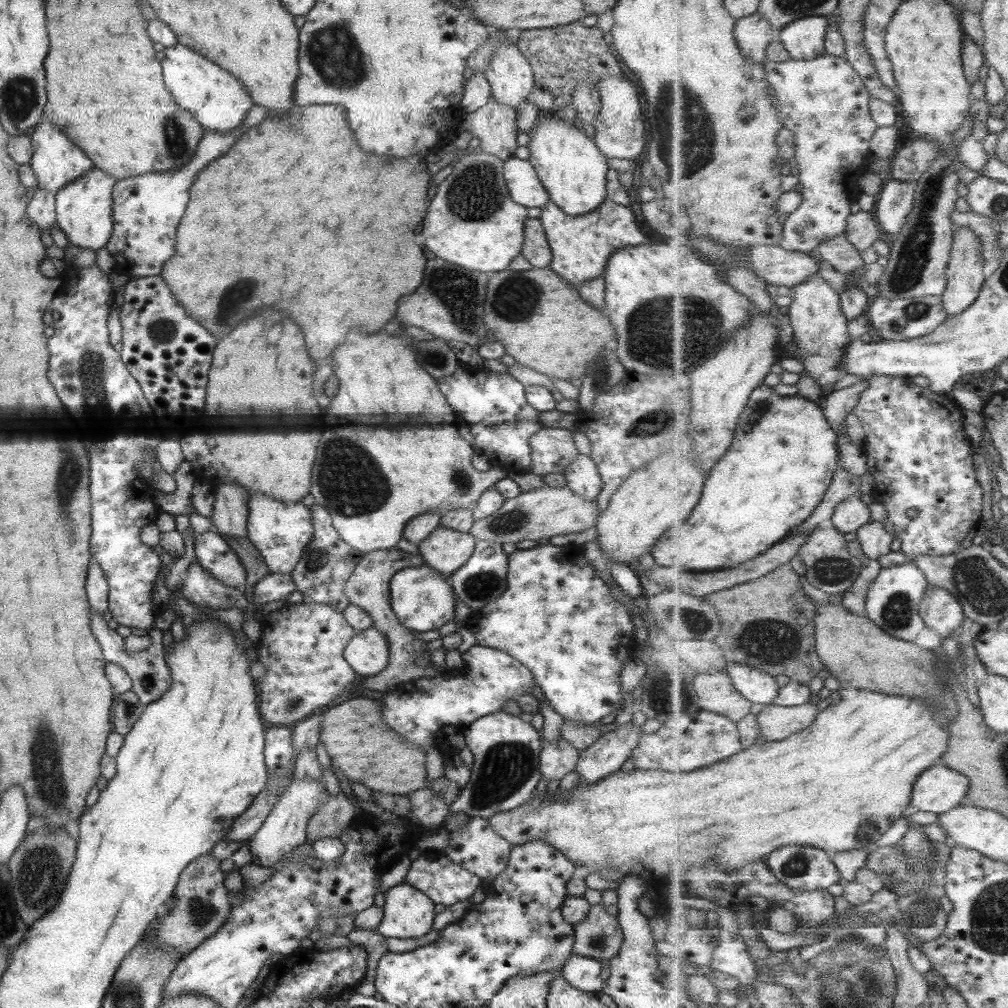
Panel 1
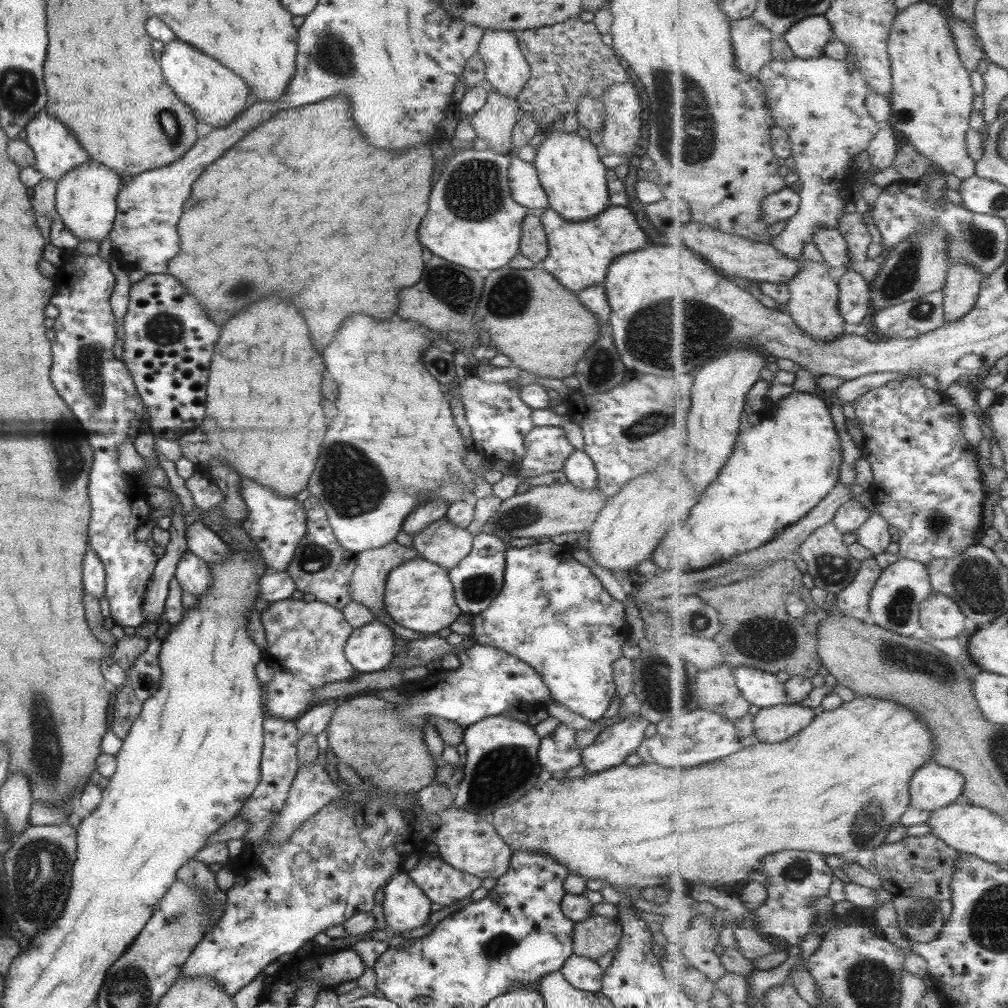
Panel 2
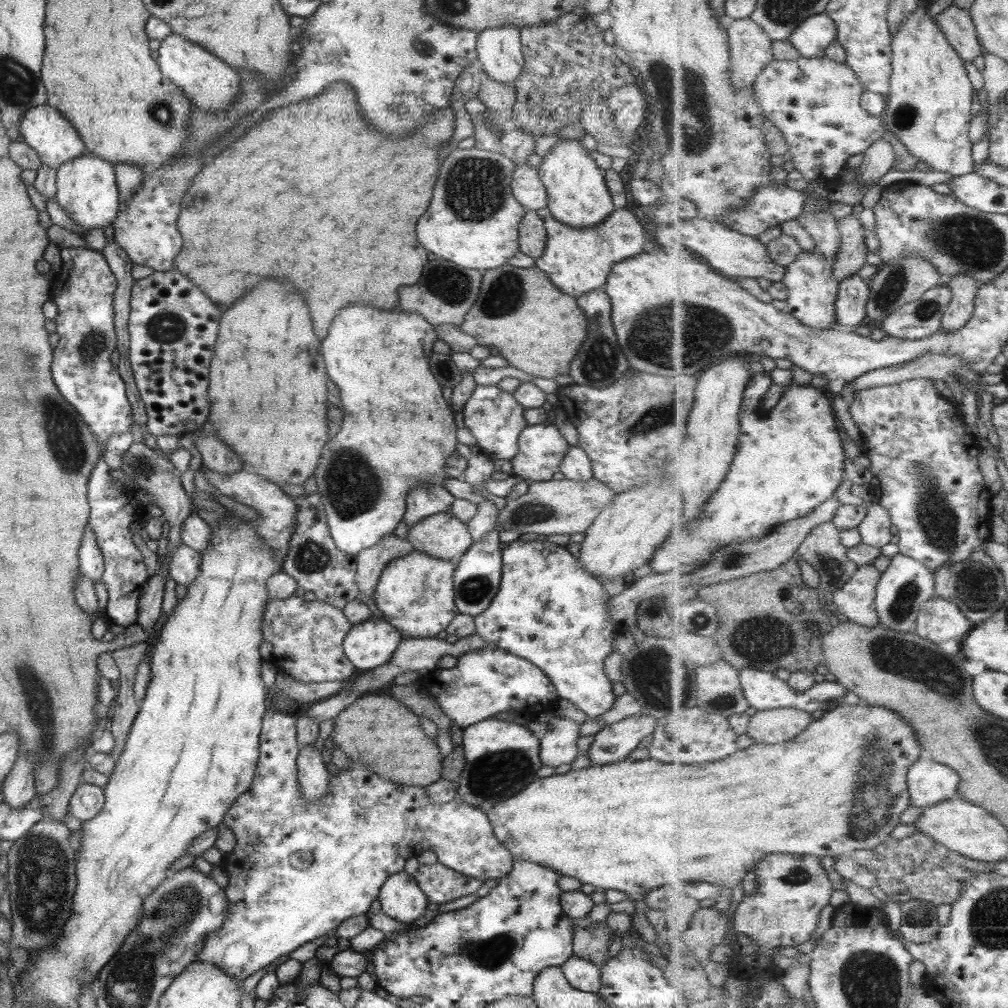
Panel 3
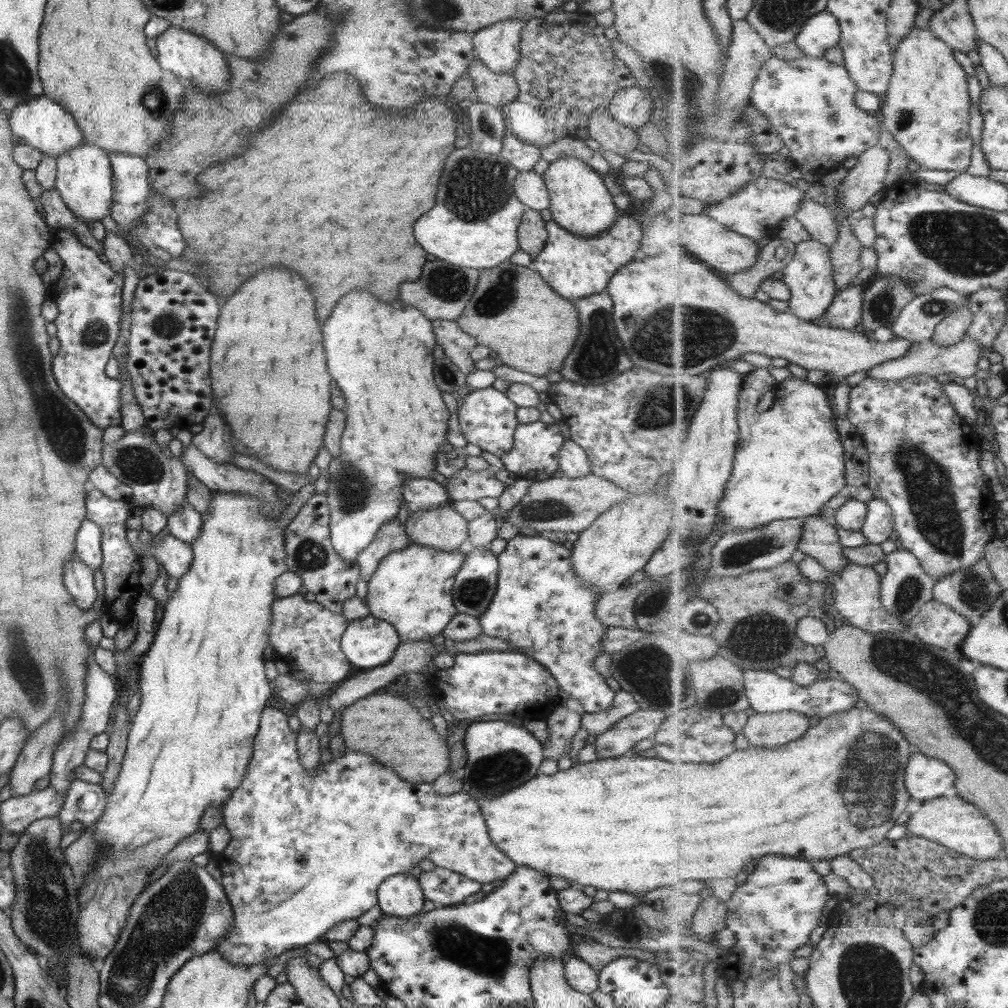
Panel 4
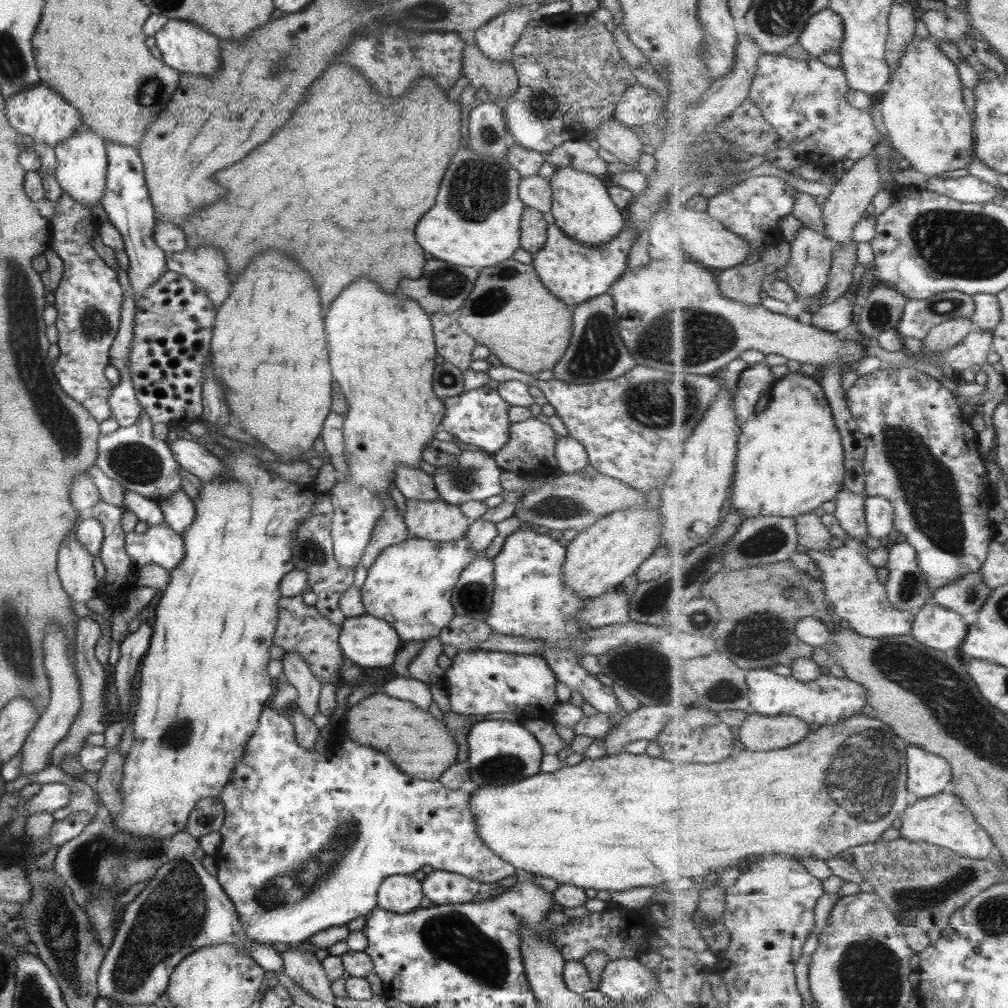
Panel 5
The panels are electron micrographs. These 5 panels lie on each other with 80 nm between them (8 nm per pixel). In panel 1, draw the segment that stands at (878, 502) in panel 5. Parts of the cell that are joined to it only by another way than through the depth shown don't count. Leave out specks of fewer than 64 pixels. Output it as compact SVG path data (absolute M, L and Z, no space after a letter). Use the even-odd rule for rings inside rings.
M873 520L861 526L857 532L857 539L862 544L865 557L871 560L878 560L880 556L891 552L894 536L883 528L883 522Z

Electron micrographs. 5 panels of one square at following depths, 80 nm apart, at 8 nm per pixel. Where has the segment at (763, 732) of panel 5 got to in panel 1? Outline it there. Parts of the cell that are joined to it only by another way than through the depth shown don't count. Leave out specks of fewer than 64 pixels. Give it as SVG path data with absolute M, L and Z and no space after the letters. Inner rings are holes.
M810 702L799 706L764 705L758 713L761 735L766 741L783 741L809 728L819 713Z

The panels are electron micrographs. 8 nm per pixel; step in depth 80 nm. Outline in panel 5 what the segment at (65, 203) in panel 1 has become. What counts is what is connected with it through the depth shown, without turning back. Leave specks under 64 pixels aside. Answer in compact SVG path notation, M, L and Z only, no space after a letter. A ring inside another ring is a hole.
M81 125L79 128L75 128L75 136L71 134L71 138L63 140L53 149L56 156L56 166L53 174L59 183L60 189L74 201L85 205L91 212L91 207L100 203L105 174L107 174L104 142L101 142L101 138L97 134L93 134L91 130L87 130Z

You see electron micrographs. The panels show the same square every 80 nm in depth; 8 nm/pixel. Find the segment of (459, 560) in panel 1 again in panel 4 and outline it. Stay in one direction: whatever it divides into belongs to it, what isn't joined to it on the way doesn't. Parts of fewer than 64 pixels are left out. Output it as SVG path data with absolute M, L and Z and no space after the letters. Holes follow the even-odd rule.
M439 505L427 510L410 512L405 520L404 529L410 543L429 545L437 550L459 550L459 546L466 546L468 538L468 520L456 512L451 505Z

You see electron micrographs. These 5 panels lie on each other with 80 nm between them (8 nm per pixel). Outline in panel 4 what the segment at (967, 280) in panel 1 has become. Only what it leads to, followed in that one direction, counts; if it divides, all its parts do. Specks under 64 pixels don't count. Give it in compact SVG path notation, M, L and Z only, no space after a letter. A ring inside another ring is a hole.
M967 304L958 308L942 320L936 328L932 341L941 346L951 346L966 338L968 329L971 326L973 312L969 310Z

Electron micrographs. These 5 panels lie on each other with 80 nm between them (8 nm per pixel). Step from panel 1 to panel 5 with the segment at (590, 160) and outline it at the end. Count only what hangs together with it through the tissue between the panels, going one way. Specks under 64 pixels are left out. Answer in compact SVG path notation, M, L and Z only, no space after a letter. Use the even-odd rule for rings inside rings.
M559 166L548 179L552 191L550 213L554 225L571 240L585 247L599 247L615 238L624 227L621 212L611 202L605 184L597 177L571 169L571 166Z

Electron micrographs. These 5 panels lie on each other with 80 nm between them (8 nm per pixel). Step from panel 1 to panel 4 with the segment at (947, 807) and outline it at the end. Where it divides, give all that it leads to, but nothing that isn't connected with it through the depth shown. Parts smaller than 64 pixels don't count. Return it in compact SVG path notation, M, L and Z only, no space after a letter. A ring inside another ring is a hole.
M913 751L906 768L906 787L914 805L933 798L947 797L955 790L955 769L943 759Z

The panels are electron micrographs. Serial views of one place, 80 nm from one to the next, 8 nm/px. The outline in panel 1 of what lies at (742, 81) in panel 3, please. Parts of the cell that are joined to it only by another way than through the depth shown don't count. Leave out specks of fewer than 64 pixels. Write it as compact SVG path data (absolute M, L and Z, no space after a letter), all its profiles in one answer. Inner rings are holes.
M760 12L738 19L734 33L746 58L768 61L767 48L777 38L777 30Z

